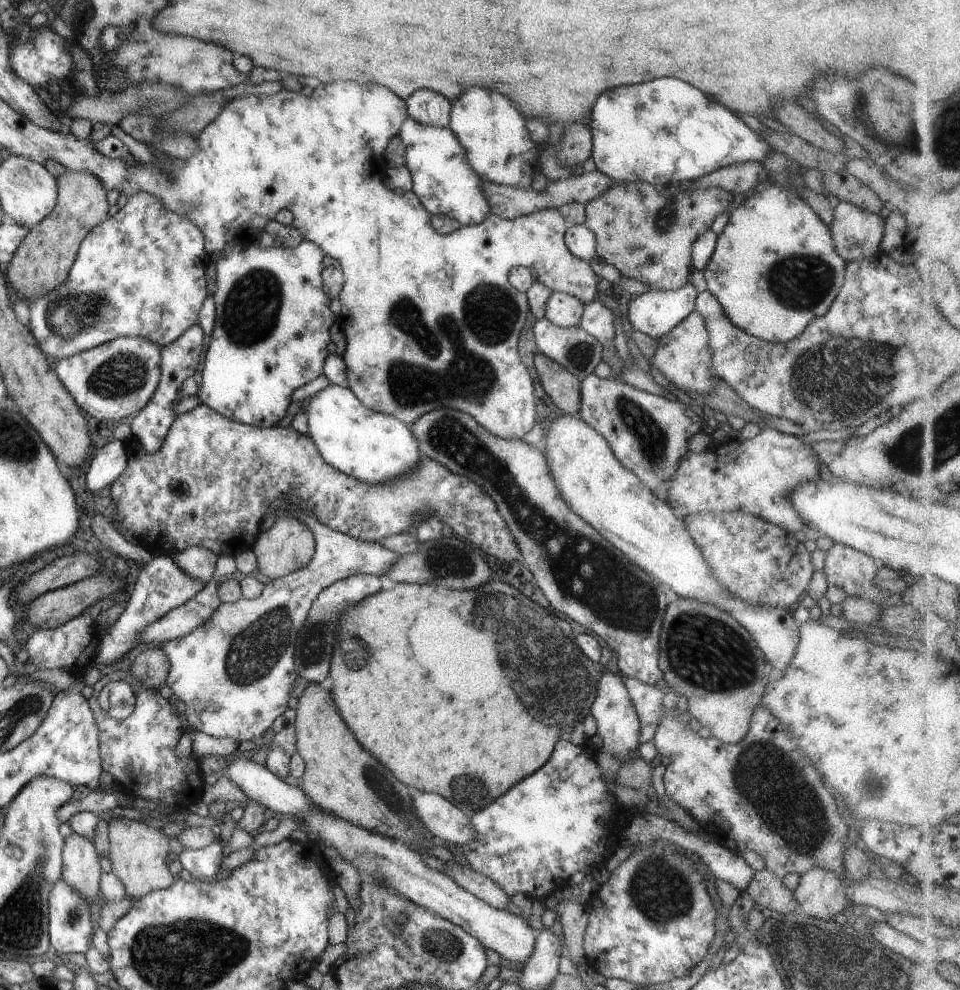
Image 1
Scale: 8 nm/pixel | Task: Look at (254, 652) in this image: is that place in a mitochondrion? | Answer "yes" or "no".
yes

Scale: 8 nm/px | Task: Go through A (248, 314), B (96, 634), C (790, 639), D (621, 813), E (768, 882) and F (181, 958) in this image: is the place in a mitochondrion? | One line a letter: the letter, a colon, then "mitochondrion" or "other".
A: mitochondrion
B: other
C: other
D: other
E: other
F: mitochondrion

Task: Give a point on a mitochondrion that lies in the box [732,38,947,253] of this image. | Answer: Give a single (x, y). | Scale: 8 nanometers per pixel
(916, 142)

